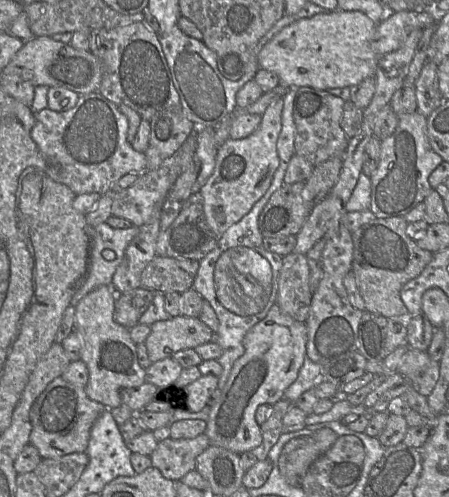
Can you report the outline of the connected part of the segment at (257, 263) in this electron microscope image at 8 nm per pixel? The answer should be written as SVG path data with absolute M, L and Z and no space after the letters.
M288 88L283 96L281 132L277 141L279 166L274 173L267 192L254 204L251 211L239 222L233 224L219 238L217 246L201 259L193 288L207 300L215 310L219 328L213 334L213 341L223 349L218 362L223 367L218 377L217 388L223 389L235 361L245 351L243 339L246 333L266 317L276 303L279 274L283 257L264 248L264 237L259 229L259 216L274 192L284 184L284 176L294 152L295 121L293 117L294 98L297 88Z

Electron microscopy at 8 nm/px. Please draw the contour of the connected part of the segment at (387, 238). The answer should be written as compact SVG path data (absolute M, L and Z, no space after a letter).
M404 217L374 218L352 233L353 254L351 272L365 302L366 311L387 319L411 320L400 293L402 286L418 277L433 258L433 253L423 250L406 233L408 223Z

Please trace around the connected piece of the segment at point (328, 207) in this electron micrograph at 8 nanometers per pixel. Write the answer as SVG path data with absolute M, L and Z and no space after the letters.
M330 195L317 202L303 227L296 234L297 243L294 252L306 255L325 236L332 218L341 210L341 201Z

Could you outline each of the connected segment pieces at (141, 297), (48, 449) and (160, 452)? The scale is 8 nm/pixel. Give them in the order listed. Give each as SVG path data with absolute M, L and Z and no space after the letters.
M138 287L131 291L118 294L115 302L114 319L117 323L127 327L134 327L140 317L153 301L155 291Z
M58 376L46 386L30 409L30 443L37 448L42 458L86 452L91 429L105 409L103 404L87 396L84 387Z
M206 433L190 439L166 438L150 455L152 466L172 481L181 480L196 469L197 457L210 445Z

